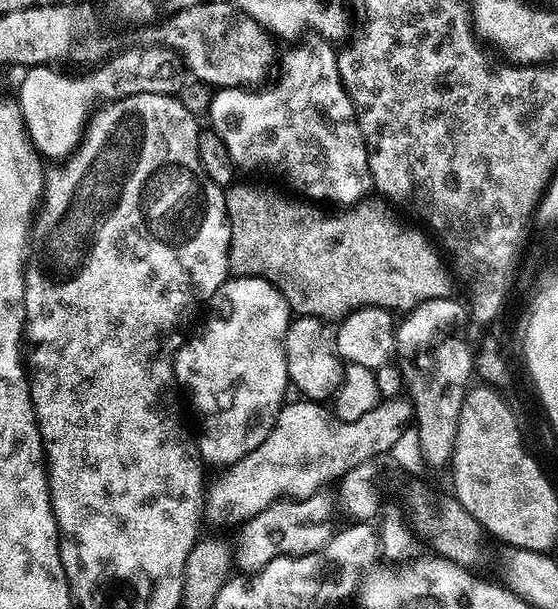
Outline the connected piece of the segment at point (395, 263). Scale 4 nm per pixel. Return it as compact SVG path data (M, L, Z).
M239 182L225 191L224 201L230 222L228 266L233 277L265 279L277 288L297 317L313 316L329 322L339 322L360 308L386 308L396 314L407 314L420 303L449 295L449 269L437 245L419 227L399 224L394 217L383 216L380 212L364 217L327 216L316 209L319 207L296 200L287 200L276 192Z

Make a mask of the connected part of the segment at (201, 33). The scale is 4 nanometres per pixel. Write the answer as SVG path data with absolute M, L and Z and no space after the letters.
M201 2L198 5L190 5L188 8L181 8L179 10L173 11L171 16L176 20L176 53L177 57L184 59L184 64L201 80L204 84L213 84L211 87L213 89L219 90L222 88L242 88L245 86L256 86L261 83L260 79L267 74L268 71L273 71L274 61L278 56L278 48L276 48L272 43L274 43L273 37L270 35L268 29L264 28L259 24L254 18L250 18L244 12L241 12L233 7L231 3L226 2L226 4L207 4L207 2Z

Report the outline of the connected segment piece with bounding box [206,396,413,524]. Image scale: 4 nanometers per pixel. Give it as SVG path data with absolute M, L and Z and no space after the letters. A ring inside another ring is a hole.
M403 397L385 399L376 405L370 412L366 412L362 418L356 421L342 421L321 403L309 400L297 400L298 402L285 403L280 411L268 438L260 444L252 453L225 471L224 478L211 485L206 496L206 512L214 518L228 520L230 522L245 523L258 515L269 504L281 498L303 499L319 492L324 487L346 474L362 463L374 459L382 454L391 453L398 438L405 432L409 422L413 419L413 408L410 402Z

